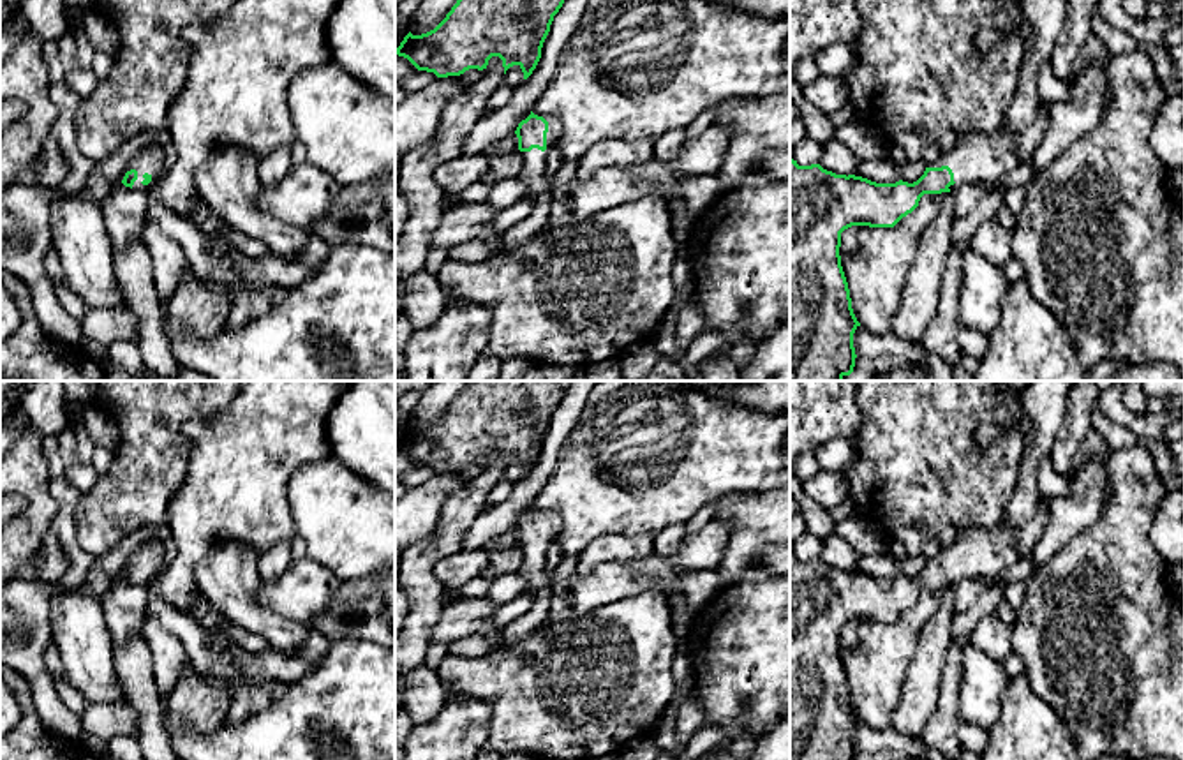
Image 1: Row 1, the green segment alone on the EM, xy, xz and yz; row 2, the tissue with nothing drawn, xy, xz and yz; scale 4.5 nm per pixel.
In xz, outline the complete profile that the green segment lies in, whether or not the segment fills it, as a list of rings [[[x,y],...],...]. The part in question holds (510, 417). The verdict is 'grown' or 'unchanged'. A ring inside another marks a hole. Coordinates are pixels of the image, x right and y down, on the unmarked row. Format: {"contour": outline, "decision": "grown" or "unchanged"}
{"contour": [[[471,381],[434,425],[421,430],[409,427],[395,450],[437,473],[483,466],[492,451],[499,451],[504,469],[518,460],[527,474],[541,453],[543,437],[568,384],[569,381]]], "decision": "unchanged"}

